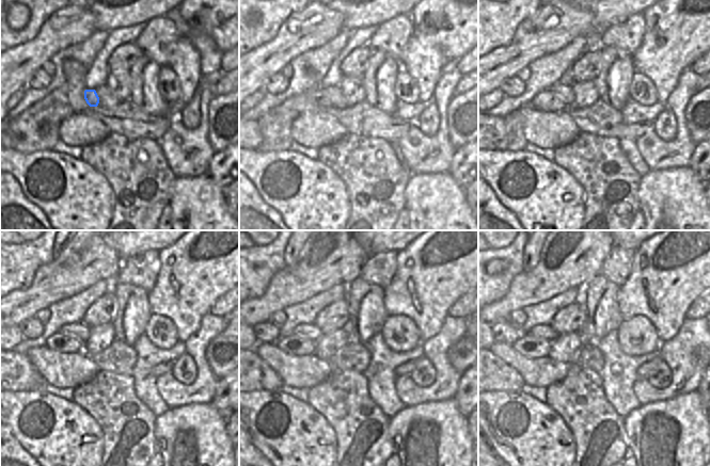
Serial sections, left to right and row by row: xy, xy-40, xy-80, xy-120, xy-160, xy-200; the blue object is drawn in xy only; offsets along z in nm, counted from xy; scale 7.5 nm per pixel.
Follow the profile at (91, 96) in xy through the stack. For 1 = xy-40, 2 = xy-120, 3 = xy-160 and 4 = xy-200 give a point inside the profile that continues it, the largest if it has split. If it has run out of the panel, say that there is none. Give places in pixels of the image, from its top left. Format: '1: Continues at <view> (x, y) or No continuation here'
1: Continues at xy-40 (315, 93)
2: Continues at xy-120 (59, 342)
3: Continues at xy-160 (295, 346)
4: Continues at xy-200 (531, 347).

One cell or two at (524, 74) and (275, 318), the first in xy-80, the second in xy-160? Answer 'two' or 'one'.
one

